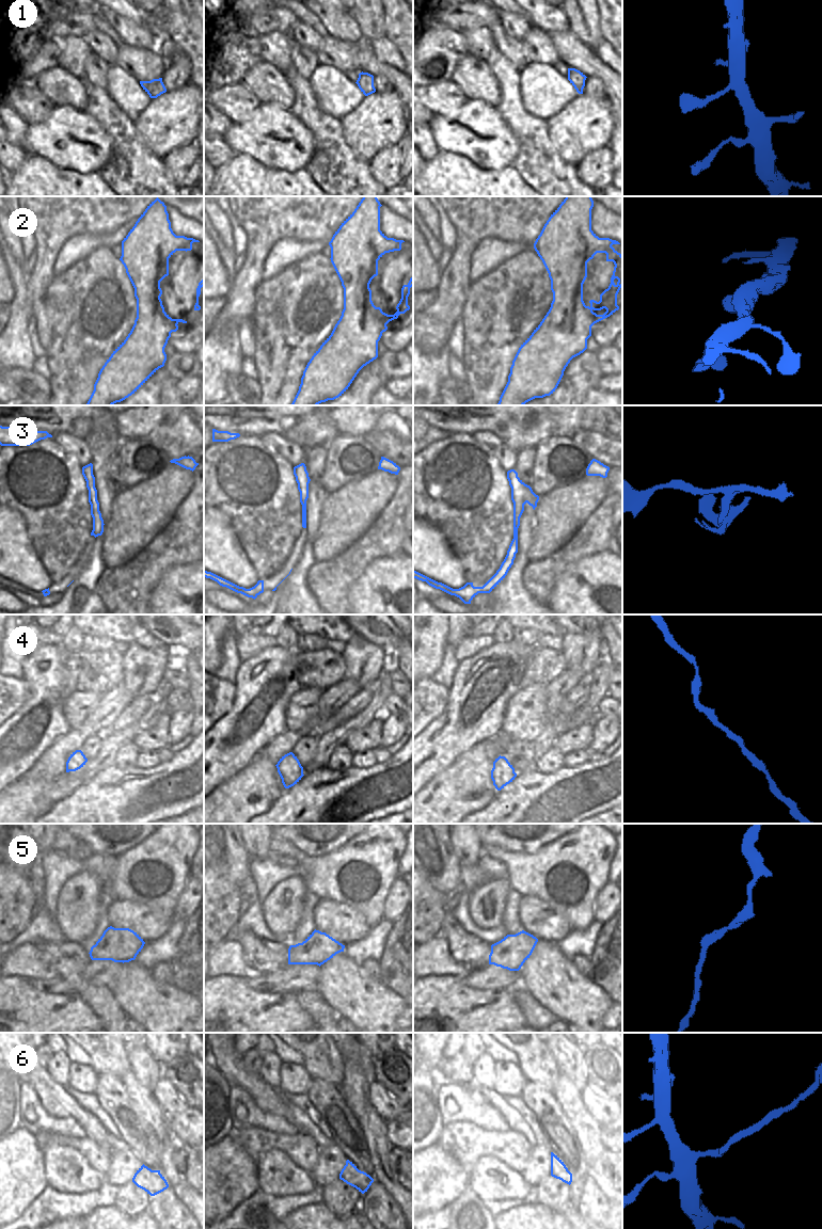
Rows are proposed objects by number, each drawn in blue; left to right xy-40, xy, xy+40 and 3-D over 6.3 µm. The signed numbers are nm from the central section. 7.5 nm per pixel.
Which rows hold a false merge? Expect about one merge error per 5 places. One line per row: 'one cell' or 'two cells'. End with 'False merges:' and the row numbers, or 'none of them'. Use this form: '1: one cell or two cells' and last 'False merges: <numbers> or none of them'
1: one cell
2: one cell
3: one cell
4: one cell
5: one cell
6: two cells
False merges: 6

